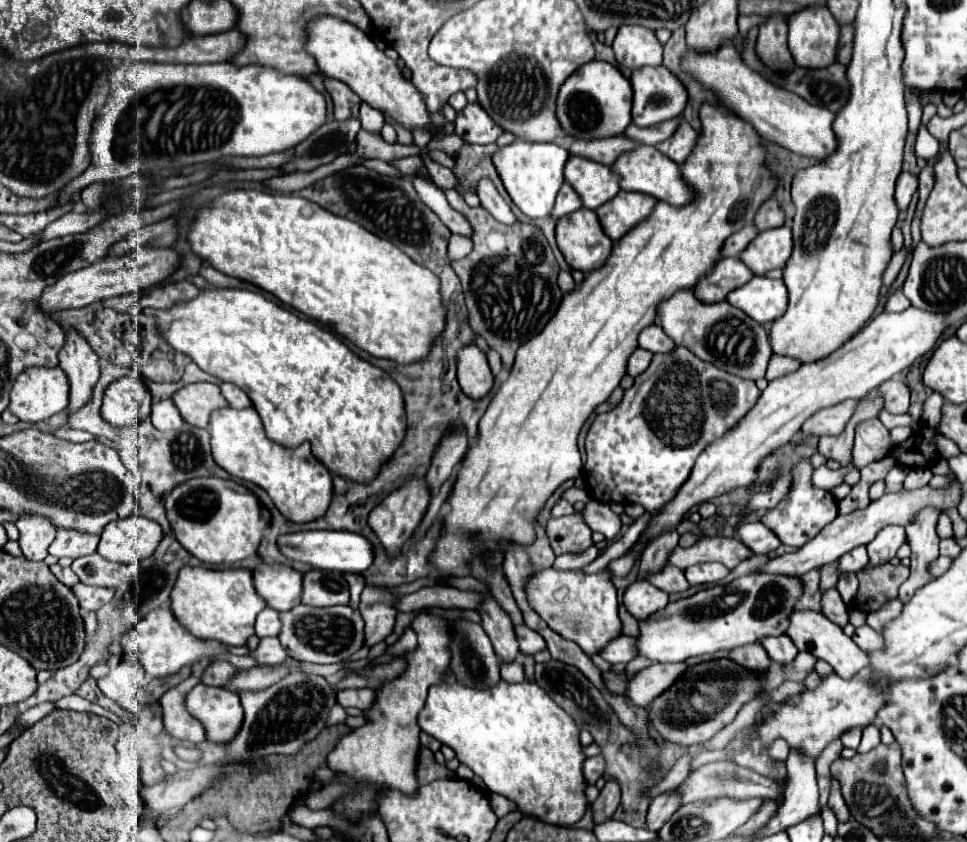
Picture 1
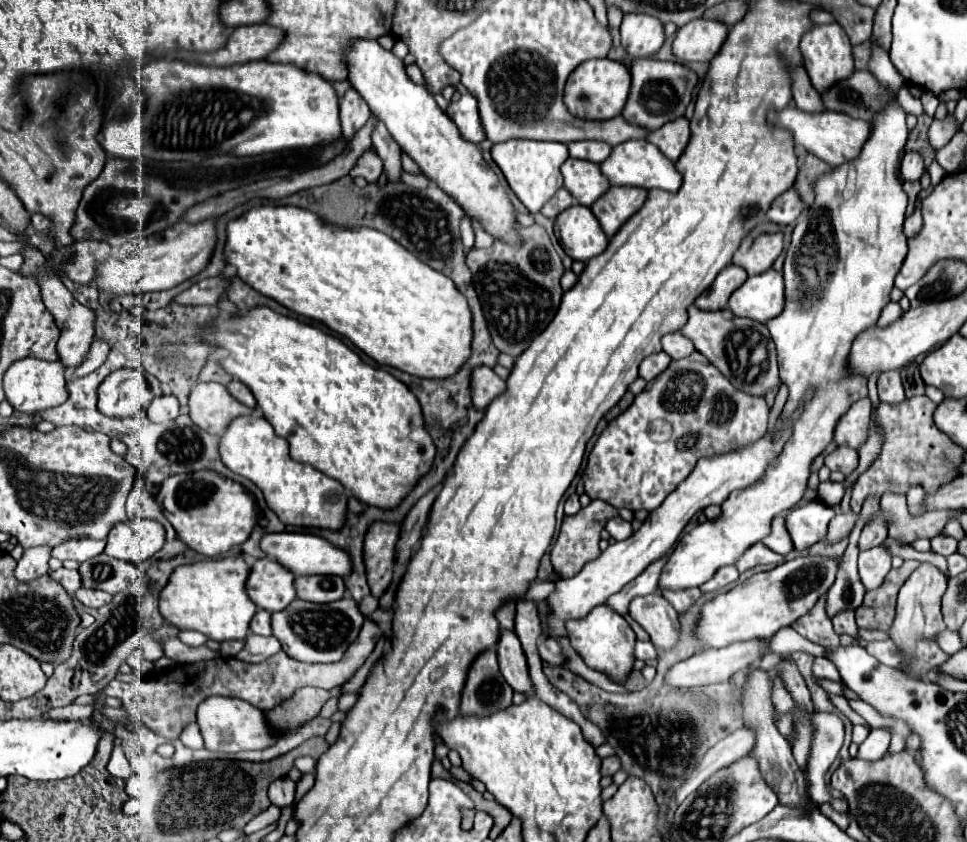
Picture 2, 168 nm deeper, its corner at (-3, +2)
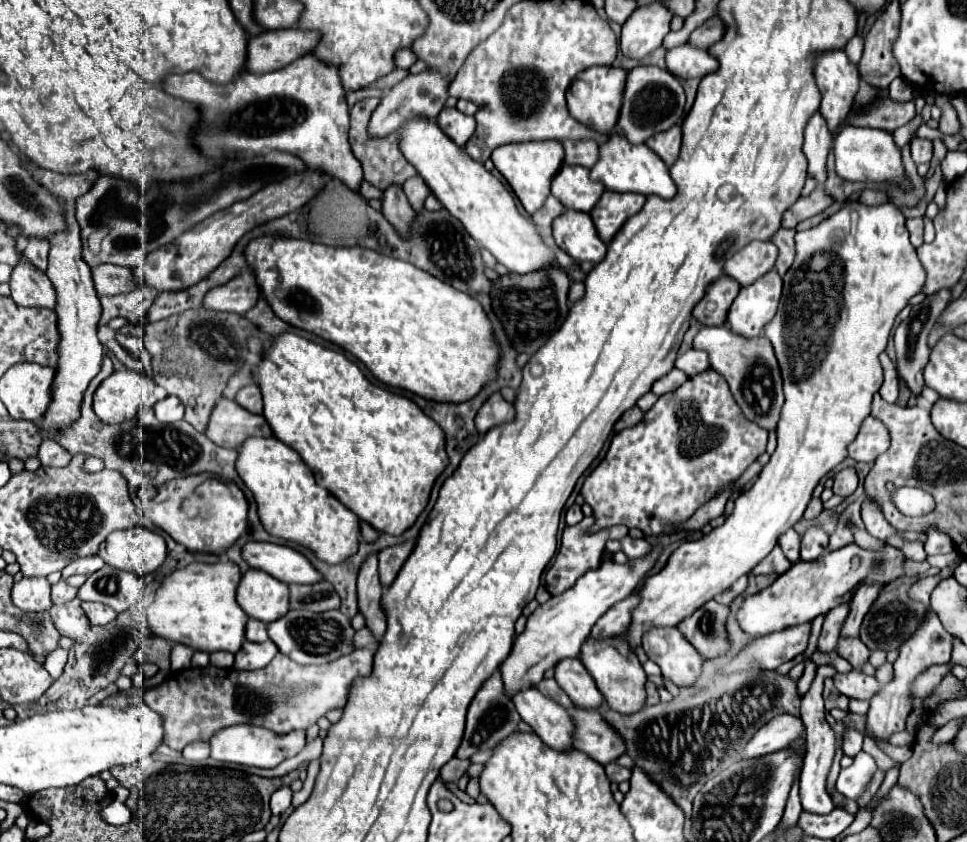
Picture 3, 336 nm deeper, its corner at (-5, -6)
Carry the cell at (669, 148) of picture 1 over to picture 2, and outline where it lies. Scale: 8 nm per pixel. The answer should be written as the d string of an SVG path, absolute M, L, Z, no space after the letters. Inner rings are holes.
M679 117L673 123L665 123L661 129L651 131L647 135L647 141L657 145L661 153L671 161L677 161L681 157L689 139L691 139L691 127L685 117Z

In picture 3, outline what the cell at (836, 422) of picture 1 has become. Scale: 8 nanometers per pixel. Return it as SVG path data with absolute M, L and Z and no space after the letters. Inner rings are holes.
M869 415L863 421L857 439L849 445L849 457L855 461L873 463L885 449L889 449L889 431L879 419Z

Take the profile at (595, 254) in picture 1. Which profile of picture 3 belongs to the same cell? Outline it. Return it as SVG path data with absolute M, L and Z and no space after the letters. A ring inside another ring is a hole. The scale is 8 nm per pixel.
M563 211L553 221L552 234L557 246L577 261L599 263L607 253L607 245L599 239L589 213Z

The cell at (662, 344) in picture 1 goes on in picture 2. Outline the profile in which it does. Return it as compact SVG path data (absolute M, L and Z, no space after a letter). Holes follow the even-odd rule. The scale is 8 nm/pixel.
M679 331L667 333L661 341L661 347L667 355L671 355L671 359L683 359L695 351L693 343L687 337L683 337Z

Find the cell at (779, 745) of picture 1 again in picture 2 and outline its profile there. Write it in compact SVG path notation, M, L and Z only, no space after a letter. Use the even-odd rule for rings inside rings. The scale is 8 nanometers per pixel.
M773 675L773 681L775 681L775 689L773 689L775 709L777 709L779 715L787 715L787 713L791 713L791 709L793 709L793 699L791 699L791 695L783 689L783 683L781 683L779 675Z

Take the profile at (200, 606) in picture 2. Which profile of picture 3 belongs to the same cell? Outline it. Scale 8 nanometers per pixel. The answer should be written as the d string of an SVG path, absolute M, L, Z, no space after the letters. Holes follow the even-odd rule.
M195 561L183 569L175 569L171 575L163 579L163 583L155 593L155 601L147 609L147 621L149 621L151 633L163 639L169 639L173 643L187 645L193 651L237 653L241 649L241 643L245 641L245 623L249 619L235 601L235 589L239 585L239 579L241 579L241 571L233 561L219 561L213 565Z

